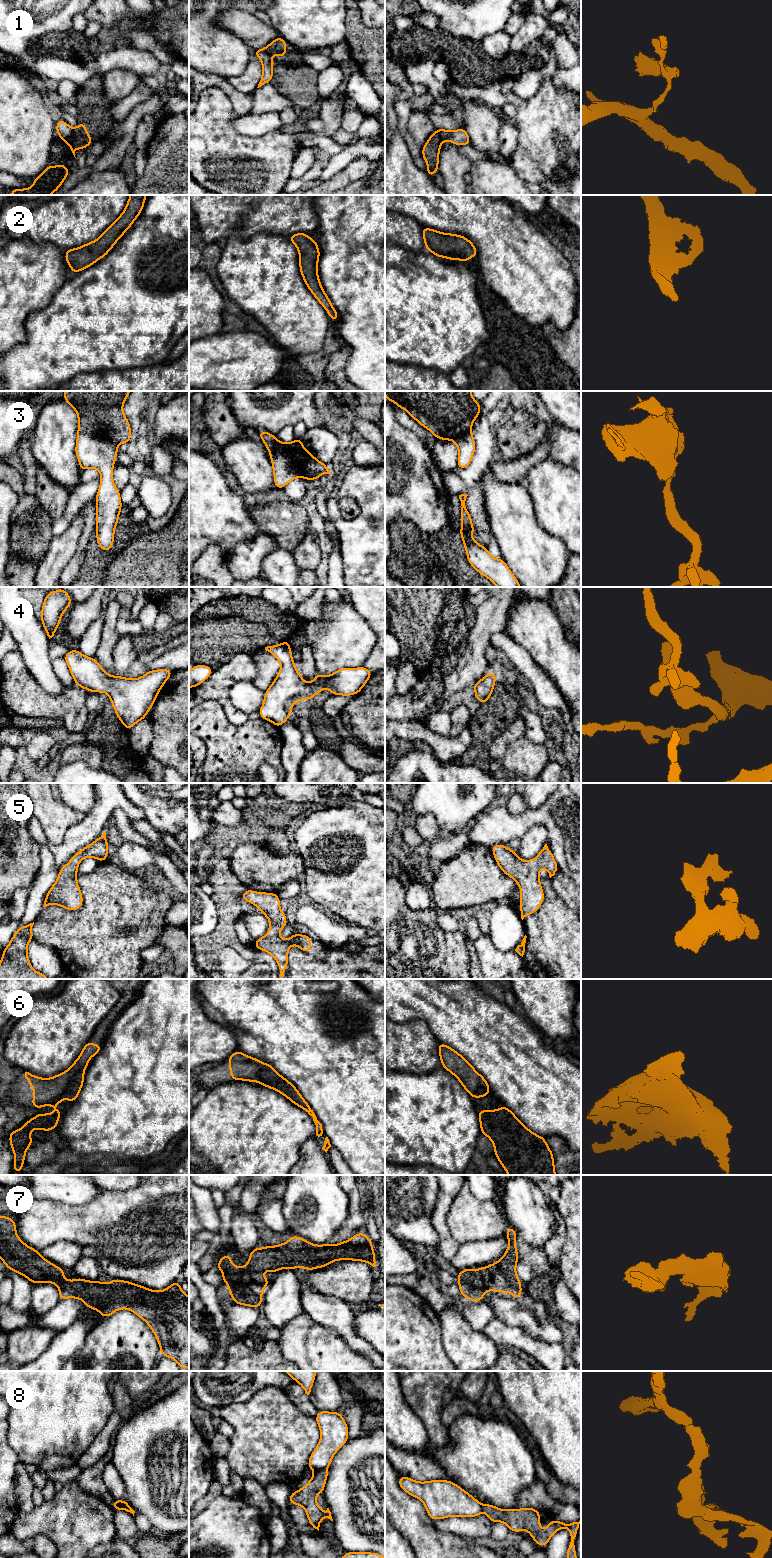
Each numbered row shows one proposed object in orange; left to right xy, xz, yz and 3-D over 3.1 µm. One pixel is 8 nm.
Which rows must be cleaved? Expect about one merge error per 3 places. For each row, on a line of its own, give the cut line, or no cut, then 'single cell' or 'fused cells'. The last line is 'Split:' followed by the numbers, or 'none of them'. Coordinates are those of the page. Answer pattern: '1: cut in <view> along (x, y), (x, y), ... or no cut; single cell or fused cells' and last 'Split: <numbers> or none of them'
1: cut in xy along (74, 129), (74, 132), (69, 137), (63, 139); fused cells
2: no cut; single cell
3: cut in xy along (78, 432), (90, 433), (110, 440), (117, 445); fused cells
4: no cut; single cell
5: no cut; single cell
6: cut in xy along (83, 1070), (72, 1077), (60, 1094), (37, 1107); fused cells
7: no cut; single cell
8: cut in xz along (325, 1468), (315, 1471); fused cells
Split: 1, 3, 6, 8

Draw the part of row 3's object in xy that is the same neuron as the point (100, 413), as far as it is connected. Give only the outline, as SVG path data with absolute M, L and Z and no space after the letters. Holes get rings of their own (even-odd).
M65 391L63 400L69 403L78 416L78 433L84 432L117 445L130 442L131 427L123 413L123 404L131 391Z

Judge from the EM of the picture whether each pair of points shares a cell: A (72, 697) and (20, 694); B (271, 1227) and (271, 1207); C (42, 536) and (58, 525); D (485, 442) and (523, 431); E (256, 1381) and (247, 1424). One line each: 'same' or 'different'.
A: same
B: same
C: different
D: different
E: different

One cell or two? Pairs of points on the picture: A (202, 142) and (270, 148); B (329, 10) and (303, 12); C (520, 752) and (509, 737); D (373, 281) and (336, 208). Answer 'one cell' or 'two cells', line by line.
A: one cell
B: one cell
C: two cells
D: one cell

